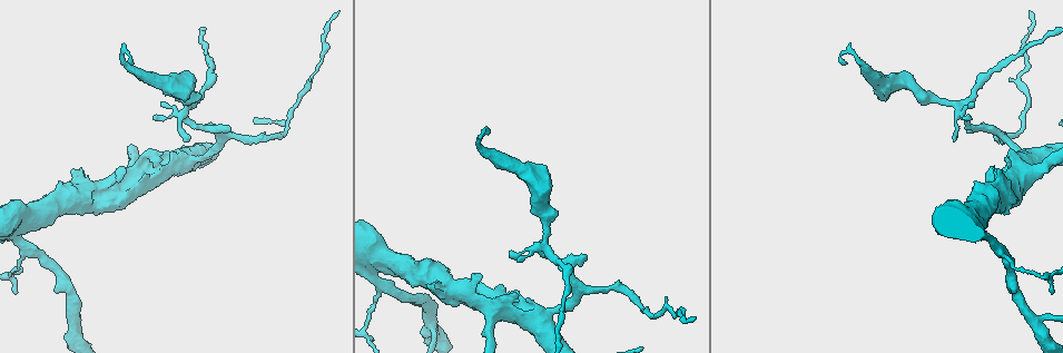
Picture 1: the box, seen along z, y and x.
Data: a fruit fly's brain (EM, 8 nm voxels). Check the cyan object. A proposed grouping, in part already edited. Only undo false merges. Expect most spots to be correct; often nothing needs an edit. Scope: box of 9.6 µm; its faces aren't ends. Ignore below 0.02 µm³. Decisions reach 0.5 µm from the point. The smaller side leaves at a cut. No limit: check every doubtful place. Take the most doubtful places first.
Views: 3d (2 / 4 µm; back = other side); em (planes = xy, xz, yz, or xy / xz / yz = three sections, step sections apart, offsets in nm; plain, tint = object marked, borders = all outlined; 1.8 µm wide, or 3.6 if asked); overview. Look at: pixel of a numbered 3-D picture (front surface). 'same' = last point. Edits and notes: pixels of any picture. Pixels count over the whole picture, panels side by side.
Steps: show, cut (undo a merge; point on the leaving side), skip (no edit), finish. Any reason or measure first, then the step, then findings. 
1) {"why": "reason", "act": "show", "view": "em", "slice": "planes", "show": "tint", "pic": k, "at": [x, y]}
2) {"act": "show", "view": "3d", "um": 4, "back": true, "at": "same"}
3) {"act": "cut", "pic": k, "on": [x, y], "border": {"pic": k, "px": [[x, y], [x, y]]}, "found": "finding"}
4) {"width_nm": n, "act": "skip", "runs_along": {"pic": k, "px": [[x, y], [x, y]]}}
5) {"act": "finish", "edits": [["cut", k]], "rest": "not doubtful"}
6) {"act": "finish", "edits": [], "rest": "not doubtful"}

{"why": "three arms meet", "act": "show", "view": "em", "slice": "planes", "show": "tint", "pic": 1, "at": [960, 109]}

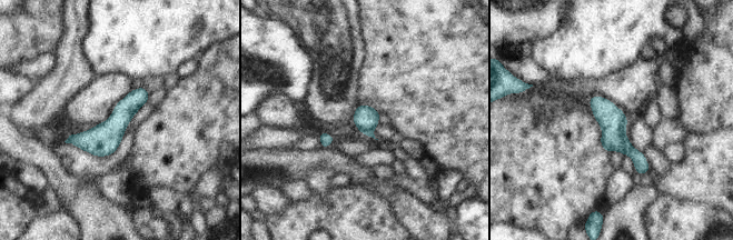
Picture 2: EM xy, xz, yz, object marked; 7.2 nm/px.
{"act": "skip", "found": "all the same cell"}

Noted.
{"why": "a fork", "act": "show", "view": "em", "slice": "yz", "step": 8, "show": "tint", "pic": 1, "at": [26, 249]}

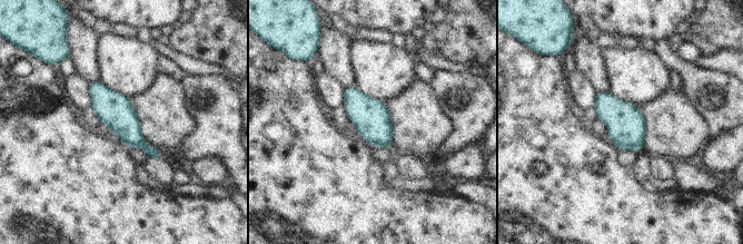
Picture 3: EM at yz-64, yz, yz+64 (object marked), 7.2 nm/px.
{"why": "cut it another way", "act": "show", "view": "em", "slice": "planes", "show": "tint", "at": "same"}

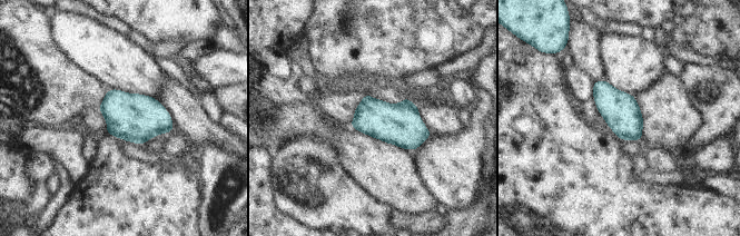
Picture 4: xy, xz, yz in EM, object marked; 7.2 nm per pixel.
{"width_nm": 260, "act": "skip", "found": "all the same cell"}

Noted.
{"why": "arms part here", "act": "show", "view": "3d", "um": 4, "pic": 1, "at": [194, 157]}

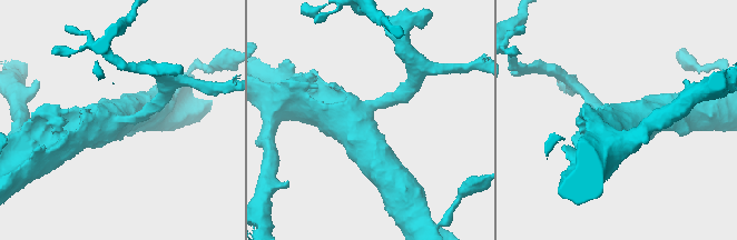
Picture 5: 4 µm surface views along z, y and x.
{"act": "show", "view": "em", "um": 3.6, "slice": "xy", "step": 16, "show": "plain", "pic": 5, "at": [369, 105]}

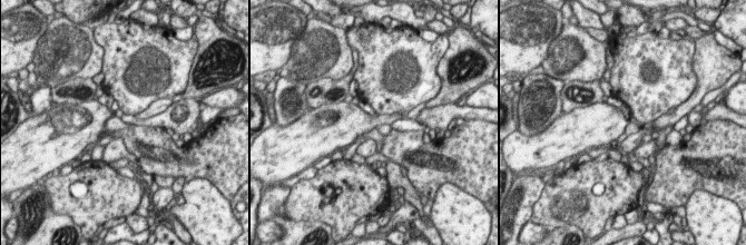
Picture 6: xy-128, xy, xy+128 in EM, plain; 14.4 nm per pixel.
{"act": "show", "view": "em", "um": 3.6, "slice": "xy", "step": 16, "show": "tint", "at": "same"}

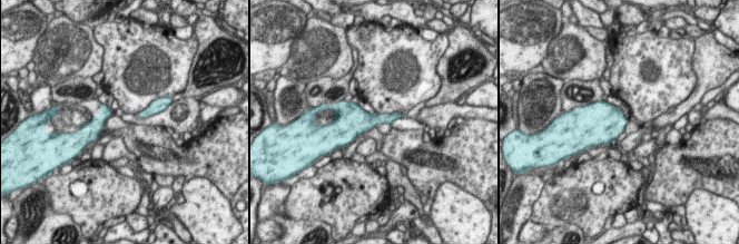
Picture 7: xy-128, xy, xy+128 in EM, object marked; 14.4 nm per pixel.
{"act": "skip", "found": "one cell here"}

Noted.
{"act": "finish", "edits": [], "rest": "not doubtful"}

